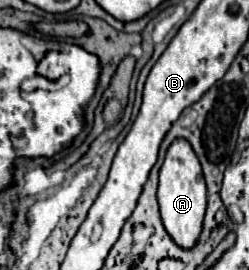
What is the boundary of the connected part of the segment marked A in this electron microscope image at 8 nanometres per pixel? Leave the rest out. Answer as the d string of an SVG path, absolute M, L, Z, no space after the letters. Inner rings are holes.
M176 138L168 150L164 164L160 168L160 184L158 184L158 204L164 228L172 236L172 240L182 248L192 248L198 242L202 220L206 212L206 184L202 178L202 166L192 146L184 138Z

